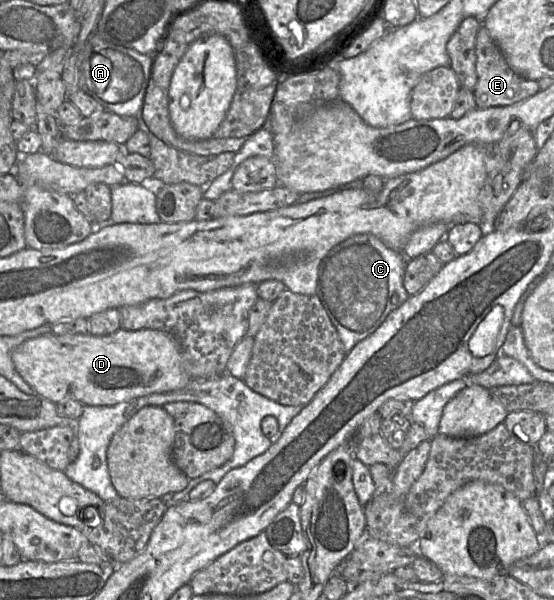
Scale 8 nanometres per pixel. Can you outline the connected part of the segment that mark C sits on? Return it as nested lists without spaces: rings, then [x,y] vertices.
[[[439,222],[417,228],[403,252],[387,247],[372,234],[357,234],[333,247],[320,263],[316,296],[326,310],[346,353],[371,335],[393,311],[392,296],[405,297],[404,274],[409,259],[425,255],[445,238],[448,224]]]

